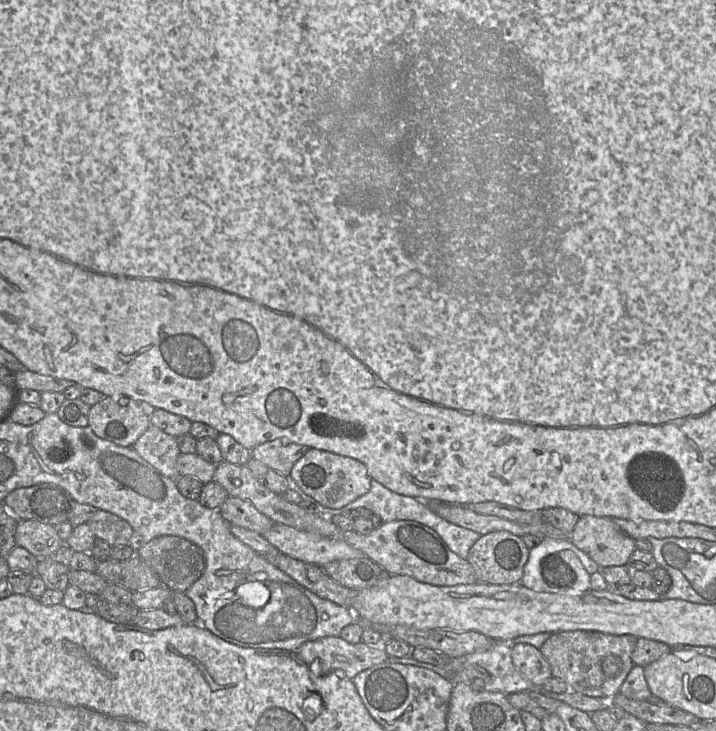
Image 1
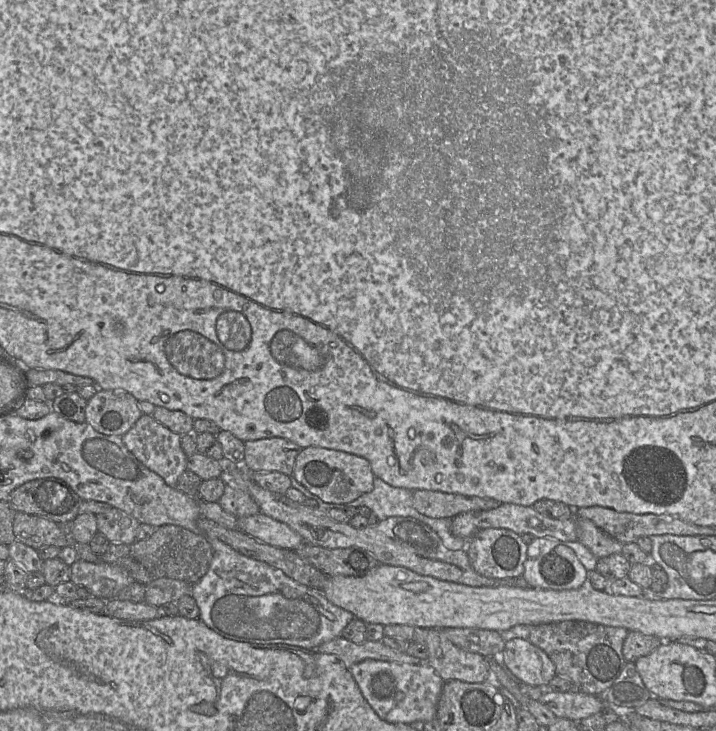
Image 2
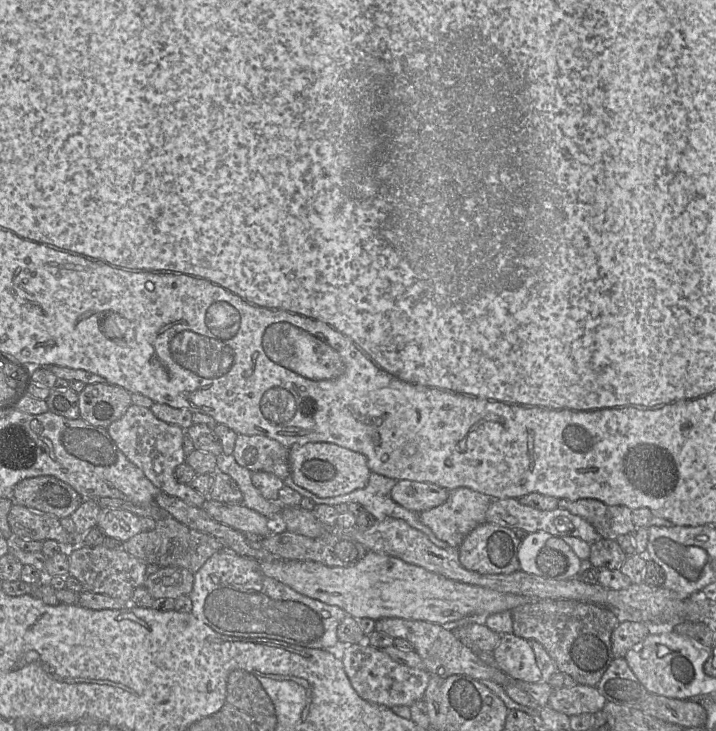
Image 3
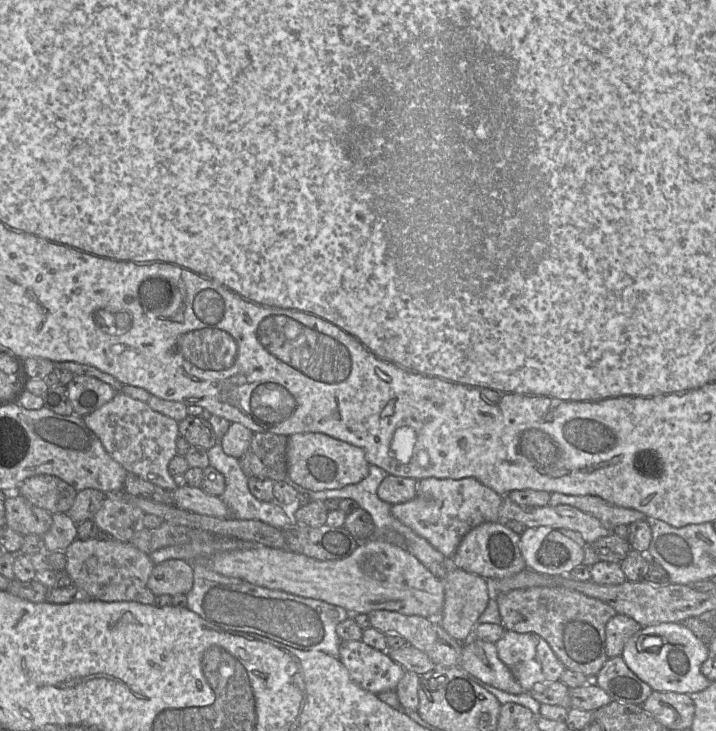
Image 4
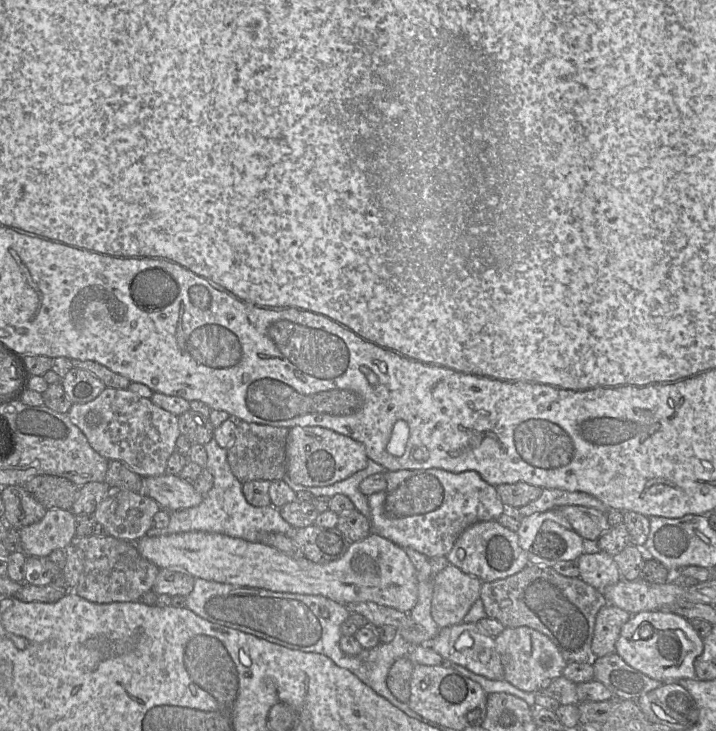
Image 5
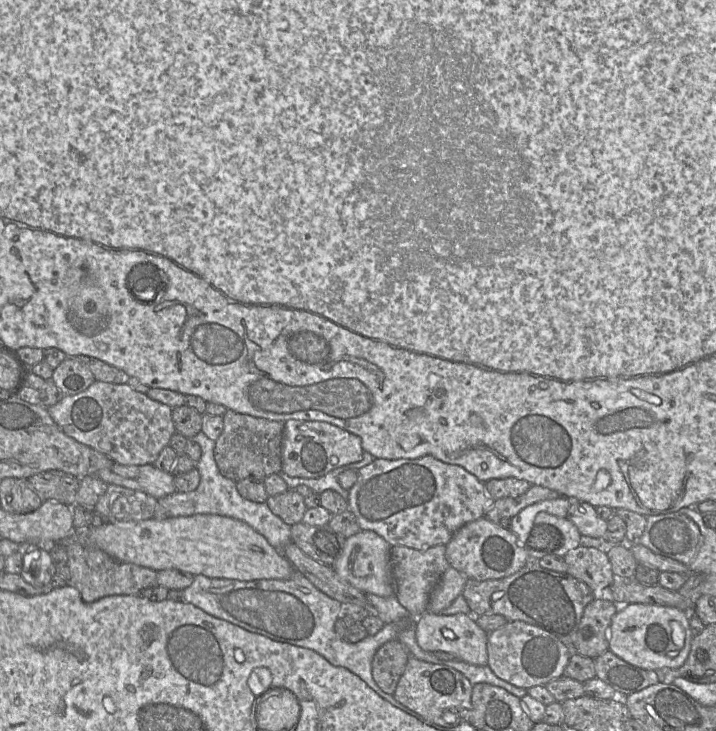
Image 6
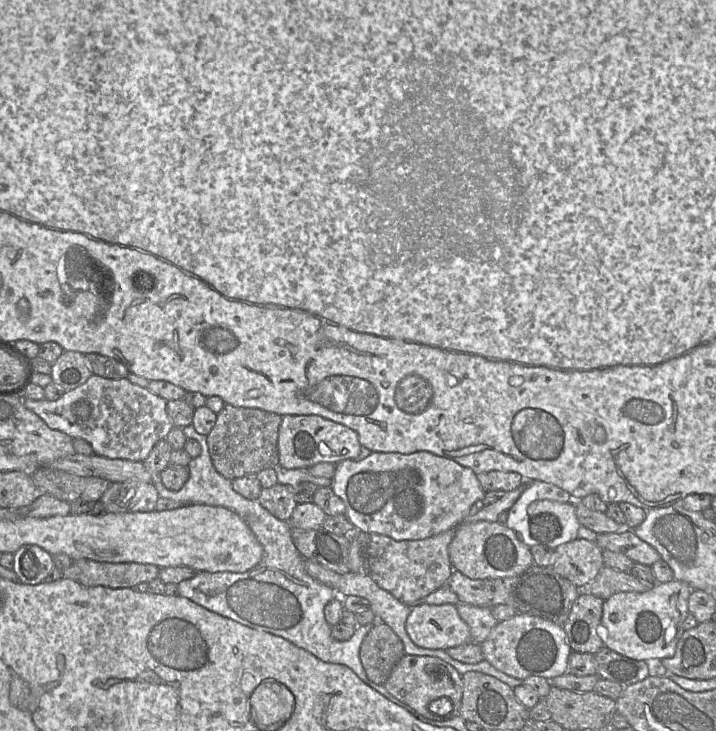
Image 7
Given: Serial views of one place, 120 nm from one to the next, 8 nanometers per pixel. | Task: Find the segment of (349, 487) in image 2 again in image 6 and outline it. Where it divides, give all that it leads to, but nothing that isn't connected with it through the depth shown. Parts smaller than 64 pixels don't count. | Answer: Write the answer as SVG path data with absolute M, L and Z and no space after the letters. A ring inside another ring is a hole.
M287 420L282 438L282 472L291 477L318 478L363 458L361 438L323 421Z

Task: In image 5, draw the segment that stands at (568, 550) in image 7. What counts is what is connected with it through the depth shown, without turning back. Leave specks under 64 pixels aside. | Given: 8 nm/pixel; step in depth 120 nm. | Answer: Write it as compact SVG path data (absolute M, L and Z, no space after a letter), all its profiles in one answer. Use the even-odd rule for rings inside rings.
M605 552L582 554L576 560L579 578L597 590L617 584L621 573L613 557Z

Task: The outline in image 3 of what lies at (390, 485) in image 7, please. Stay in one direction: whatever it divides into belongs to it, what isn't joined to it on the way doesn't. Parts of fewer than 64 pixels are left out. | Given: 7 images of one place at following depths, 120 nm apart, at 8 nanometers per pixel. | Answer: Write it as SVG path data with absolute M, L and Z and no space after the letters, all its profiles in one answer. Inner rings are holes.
M457 488L449 491L449 497L443 504L419 513L419 519L438 539L451 548L458 548L473 529L486 522L486 512L493 500L495 499L470 488Z

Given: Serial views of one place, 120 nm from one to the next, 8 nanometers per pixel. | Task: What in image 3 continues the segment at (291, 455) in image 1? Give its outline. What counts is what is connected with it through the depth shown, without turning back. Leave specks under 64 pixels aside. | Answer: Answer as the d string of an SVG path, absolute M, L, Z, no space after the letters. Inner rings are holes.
M238 434L232 456L249 471L271 472L277 464L289 461L289 448L276 440L260 435Z

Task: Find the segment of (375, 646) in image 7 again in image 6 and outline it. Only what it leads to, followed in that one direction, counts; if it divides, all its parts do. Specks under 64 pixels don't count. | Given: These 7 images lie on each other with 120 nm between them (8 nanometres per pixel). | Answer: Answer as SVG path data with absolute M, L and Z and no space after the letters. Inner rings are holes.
M398 639L384 643L376 651L371 663L372 677L384 692L393 695L410 657Z

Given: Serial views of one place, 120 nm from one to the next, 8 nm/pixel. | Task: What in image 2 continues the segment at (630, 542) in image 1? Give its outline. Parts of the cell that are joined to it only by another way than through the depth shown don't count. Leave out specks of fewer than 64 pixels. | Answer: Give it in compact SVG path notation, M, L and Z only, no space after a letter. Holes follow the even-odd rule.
M576 518L578 541L586 546L596 558L621 553L622 543L600 530L591 520Z

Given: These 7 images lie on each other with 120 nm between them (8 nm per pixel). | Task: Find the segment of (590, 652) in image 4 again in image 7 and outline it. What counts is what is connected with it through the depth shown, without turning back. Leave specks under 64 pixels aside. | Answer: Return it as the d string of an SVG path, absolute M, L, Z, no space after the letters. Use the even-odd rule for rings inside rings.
M531 565L517 576L498 579L470 579L453 571L446 585L457 595L460 603L488 608L506 604L513 607L517 614L536 616L559 626L566 622L571 607L582 590L557 574L552 567L536 565Z

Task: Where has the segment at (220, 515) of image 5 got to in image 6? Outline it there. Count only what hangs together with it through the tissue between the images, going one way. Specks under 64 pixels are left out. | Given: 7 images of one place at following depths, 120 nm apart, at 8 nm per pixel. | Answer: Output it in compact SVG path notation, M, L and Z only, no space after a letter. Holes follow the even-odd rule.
M200 431L197 435L195 435L193 439L189 440L194 440L195 442L197 442L202 450L201 458L195 465L195 468L200 473L200 483L198 487L191 492L176 491L173 494L158 499L158 503L168 510L170 517L191 516L195 514L215 514L215 515L228 516L237 520L241 520L247 523L248 525L250 525L255 531L260 533L268 541L268 543L272 545L275 549L282 552L283 548L288 543L292 542L291 531L290 531L291 526L286 524L278 516L274 515L269 509L266 502L256 503L243 498L238 493L238 490L236 488L236 482L224 477L220 473L214 457L215 441L208 438L202 431Z

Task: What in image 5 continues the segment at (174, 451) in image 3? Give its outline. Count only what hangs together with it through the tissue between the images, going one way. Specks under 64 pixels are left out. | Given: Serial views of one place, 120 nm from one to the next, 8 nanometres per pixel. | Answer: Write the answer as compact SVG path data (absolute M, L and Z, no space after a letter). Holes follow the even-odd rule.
M106 387L90 402L73 403L67 415L98 454L124 463L141 477L166 474L167 460L181 434L177 416L128 389Z

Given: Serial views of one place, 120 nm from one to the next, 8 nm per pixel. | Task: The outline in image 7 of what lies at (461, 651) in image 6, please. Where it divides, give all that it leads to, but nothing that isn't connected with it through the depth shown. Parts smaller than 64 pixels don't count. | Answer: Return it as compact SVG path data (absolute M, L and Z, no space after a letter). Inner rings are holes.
M452 604L412 606L405 628L413 643L421 648L447 650L472 642L468 625Z

